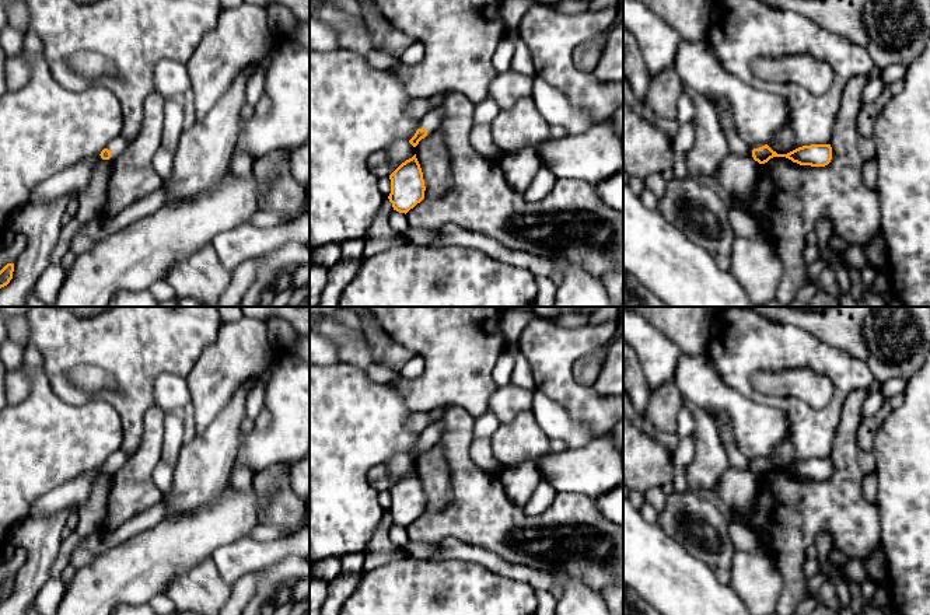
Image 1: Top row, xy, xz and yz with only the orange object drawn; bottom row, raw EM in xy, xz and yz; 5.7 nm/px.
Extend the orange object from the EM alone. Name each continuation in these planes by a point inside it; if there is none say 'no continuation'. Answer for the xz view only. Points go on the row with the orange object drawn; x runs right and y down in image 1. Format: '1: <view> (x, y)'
1: xz (433, 118)

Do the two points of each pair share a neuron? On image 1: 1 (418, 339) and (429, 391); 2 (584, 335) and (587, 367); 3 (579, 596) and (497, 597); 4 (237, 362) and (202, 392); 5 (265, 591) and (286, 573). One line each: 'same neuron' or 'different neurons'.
1: same neuron
2: different neurons
3: different neurons
4: same neuron
5: same neuron

